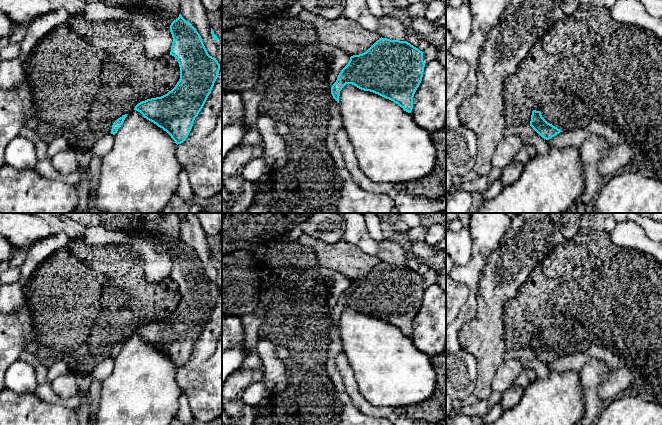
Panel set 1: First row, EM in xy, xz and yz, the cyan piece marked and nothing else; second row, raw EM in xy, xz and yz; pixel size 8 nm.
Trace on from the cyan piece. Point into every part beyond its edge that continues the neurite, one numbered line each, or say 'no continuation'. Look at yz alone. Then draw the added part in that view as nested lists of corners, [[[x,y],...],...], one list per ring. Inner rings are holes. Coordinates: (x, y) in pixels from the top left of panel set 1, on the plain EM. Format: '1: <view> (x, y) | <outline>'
no continuation

